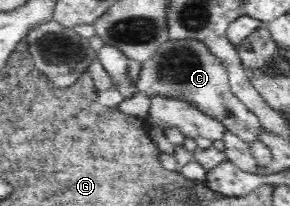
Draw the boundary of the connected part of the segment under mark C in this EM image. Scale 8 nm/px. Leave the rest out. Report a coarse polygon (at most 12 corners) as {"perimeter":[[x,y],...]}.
{"perimeter":[[168,39],[138,89],[186,99],[244,142],[262,123],[206,43]]}

